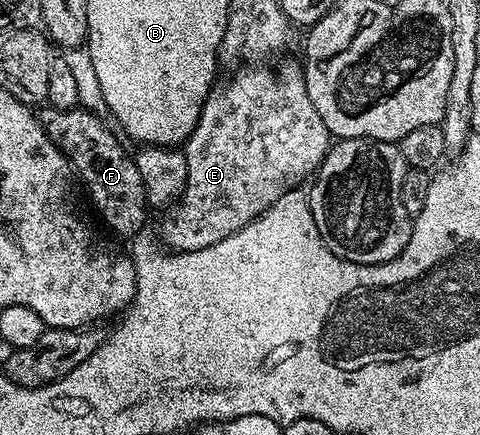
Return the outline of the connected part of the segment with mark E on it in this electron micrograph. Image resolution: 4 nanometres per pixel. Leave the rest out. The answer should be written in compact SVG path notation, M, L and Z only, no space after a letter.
M286 64L274 77L265 76L258 66L246 66L220 88L211 91L192 134L186 139L188 182L182 199L165 213L166 221L162 224L161 239L180 252L216 246L216 242L224 242L224 238L248 226L273 207L285 192L301 185L298 183L306 175L317 173L332 147L328 126L324 126L312 98L308 98L306 77L299 65L297 68L294 64Z

